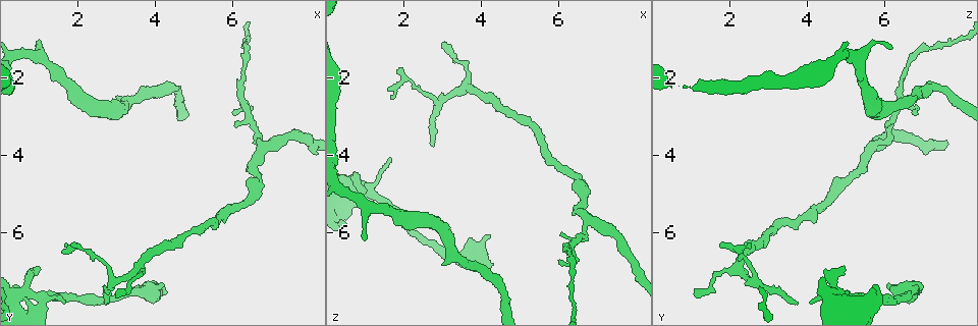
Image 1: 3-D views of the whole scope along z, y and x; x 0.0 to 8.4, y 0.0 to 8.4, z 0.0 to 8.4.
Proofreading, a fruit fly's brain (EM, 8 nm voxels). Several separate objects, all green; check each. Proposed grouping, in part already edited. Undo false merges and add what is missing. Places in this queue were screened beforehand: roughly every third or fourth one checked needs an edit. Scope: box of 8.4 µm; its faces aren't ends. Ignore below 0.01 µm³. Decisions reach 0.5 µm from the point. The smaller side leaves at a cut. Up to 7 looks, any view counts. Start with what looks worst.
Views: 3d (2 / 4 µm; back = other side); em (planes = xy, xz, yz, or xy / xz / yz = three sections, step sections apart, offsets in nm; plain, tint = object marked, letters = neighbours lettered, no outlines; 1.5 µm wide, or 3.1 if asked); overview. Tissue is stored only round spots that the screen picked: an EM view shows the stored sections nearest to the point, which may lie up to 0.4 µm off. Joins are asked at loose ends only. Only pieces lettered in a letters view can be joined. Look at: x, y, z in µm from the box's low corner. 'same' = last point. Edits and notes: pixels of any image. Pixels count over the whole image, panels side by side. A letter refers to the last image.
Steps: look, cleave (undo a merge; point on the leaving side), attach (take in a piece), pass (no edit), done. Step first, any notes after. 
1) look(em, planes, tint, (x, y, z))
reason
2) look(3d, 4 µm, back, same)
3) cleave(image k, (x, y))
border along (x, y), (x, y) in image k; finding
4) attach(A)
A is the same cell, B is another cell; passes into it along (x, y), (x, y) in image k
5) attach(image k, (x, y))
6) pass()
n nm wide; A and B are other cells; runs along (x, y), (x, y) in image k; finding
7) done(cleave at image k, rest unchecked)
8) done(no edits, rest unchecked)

look(3d, 2 µm, (2.95, 7.60, 1.15))
thin end

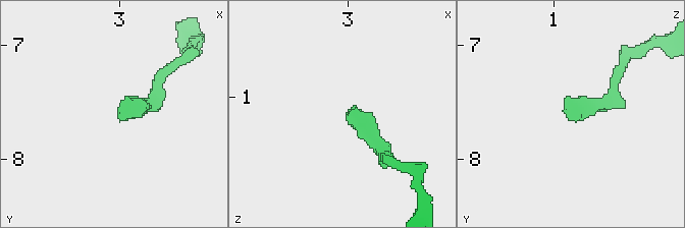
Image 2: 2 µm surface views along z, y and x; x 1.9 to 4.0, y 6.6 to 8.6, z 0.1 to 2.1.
look(em, xy, step 8, letters, (3.00, 7.66, 1.12))
need the tissue

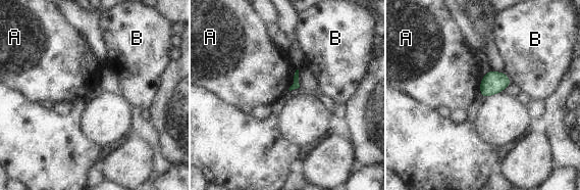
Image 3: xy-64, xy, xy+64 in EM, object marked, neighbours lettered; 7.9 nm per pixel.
look(em, yz, step 4, letters, same)
another direction

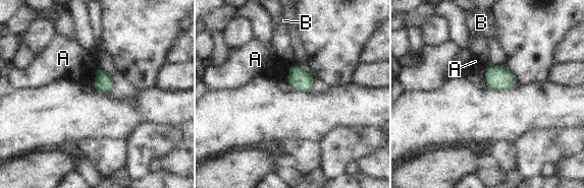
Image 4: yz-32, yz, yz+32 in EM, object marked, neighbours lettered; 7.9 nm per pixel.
pass()
A and B are other cells; border along (99, 67), (93, 83) in image 4; no lettered piece goes on from it

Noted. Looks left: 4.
look(3d, 4 µm, (0.60, 7.40, 4.70))
thick turns thin

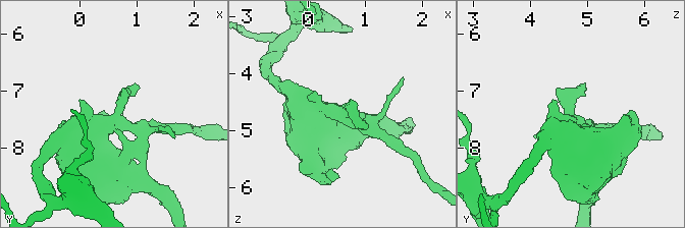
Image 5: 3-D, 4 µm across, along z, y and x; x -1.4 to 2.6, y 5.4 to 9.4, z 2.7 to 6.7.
look(em, planes, letters, (0.65, 7.40, 4.70))

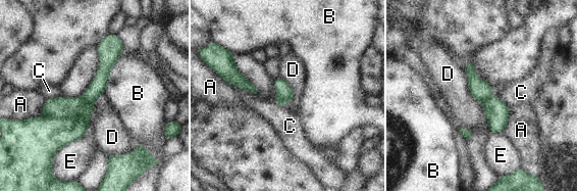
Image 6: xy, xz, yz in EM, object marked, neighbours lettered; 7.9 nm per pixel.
cleave(image 6, (42, 137))
130 nm wide; A, B, C, D and E are other cells; the part that leaves runs along (113, 37), (101, 80), (90, 100) in image 6; two neurons meet here

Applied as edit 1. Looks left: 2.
look(em, planes, letters, (6.35, 1.00, 7.85))
thin neck

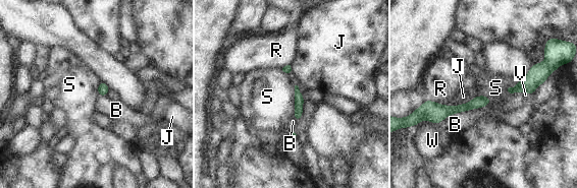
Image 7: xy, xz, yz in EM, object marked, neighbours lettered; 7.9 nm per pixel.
pass()
B touches over 400 nm; B, J, R, S, V and W are other cells; all the same neuron

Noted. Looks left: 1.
done(cleave at image 6, rest unchecked)

